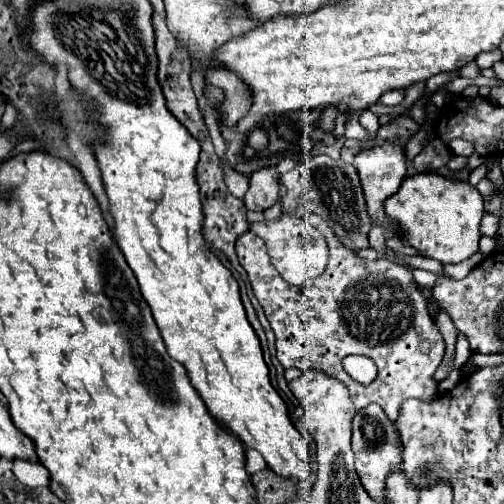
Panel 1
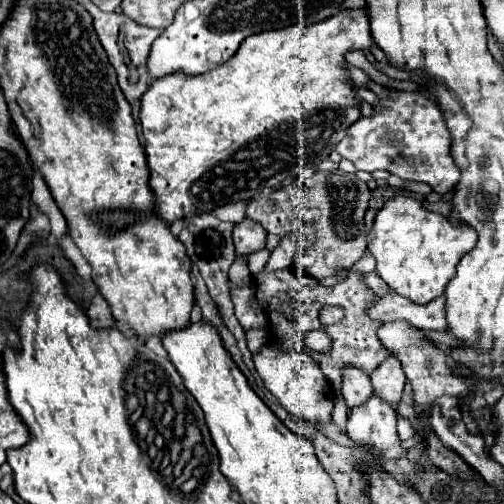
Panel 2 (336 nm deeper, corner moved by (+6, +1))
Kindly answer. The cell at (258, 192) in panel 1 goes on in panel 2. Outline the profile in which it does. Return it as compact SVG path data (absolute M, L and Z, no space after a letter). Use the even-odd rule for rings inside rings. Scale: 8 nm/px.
M244 218L234 226L236 254L252 254L264 248L264 240L266 240L266 230L250 218Z

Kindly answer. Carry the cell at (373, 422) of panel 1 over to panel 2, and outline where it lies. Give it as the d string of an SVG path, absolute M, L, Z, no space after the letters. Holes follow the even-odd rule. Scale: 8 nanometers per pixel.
M348 368L344 370L344 382L342 382L342 396L346 400L346 406L352 410L354 406L360 406L366 402L366 398L372 396L372 384L368 374Z

